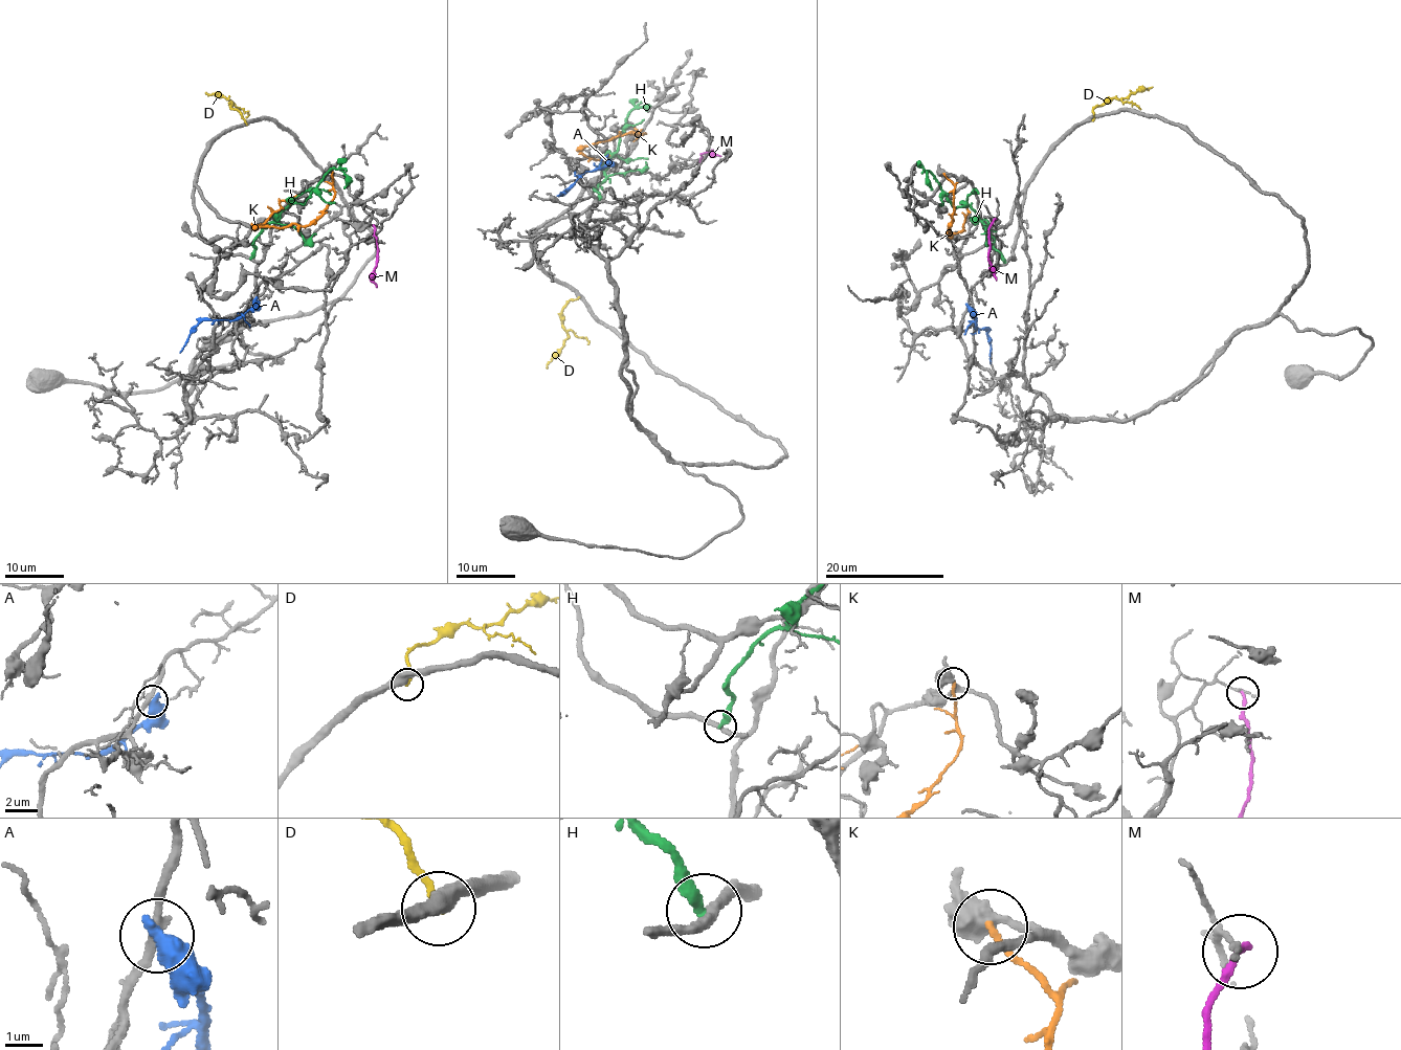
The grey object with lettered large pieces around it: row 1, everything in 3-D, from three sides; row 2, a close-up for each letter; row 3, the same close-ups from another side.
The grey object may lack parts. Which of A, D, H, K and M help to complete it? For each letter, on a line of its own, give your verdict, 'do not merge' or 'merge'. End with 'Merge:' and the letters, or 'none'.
A: do not merge
D: do not merge
H: do not merge
K: do not merge
M: do not merge
Merge: none

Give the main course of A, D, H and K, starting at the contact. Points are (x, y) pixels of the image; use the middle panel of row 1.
A: (605, 159), (602, 166), (585, 172), (557, 196)
D: (579, 297), (572, 299), (562, 310), (566, 339), (547, 367)
H: (599, 200), (595, 190), (605, 178), (604, 173), (618, 151), (623, 125), (638, 108), (647, 107), (647, 111)
K: (634, 127), (641, 135), (645, 134), (613, 136), (581, 151), (590, 158), (601, 160), (614, 156)

